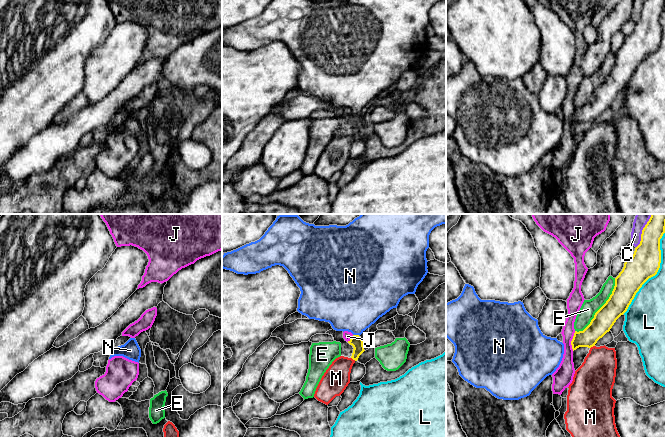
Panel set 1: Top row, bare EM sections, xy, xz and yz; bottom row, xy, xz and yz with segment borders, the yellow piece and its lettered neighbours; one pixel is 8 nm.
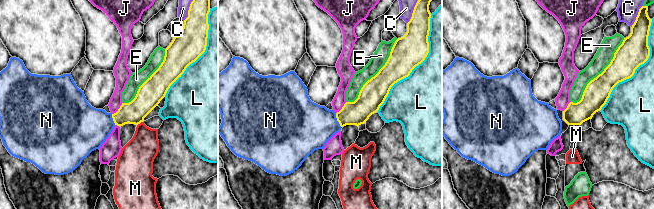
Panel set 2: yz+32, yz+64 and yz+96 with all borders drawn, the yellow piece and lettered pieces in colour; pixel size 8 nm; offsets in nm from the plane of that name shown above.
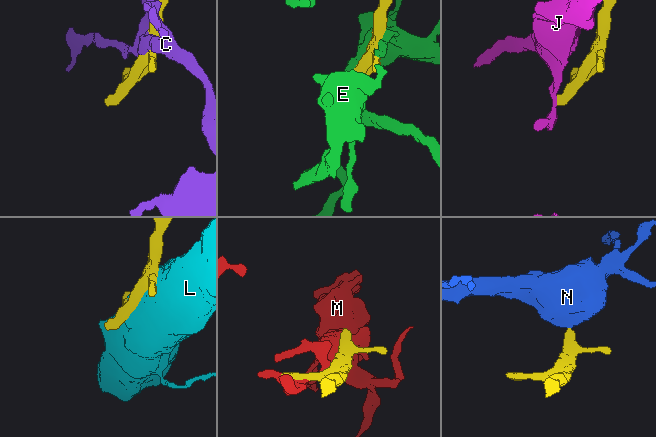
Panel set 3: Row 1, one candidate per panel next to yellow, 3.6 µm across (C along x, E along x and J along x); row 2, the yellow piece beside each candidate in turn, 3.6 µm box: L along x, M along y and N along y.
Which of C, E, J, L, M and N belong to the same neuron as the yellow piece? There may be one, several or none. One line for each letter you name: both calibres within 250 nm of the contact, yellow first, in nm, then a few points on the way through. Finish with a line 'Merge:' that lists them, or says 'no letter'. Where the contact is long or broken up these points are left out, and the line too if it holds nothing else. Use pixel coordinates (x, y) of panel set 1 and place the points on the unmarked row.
N: Thickness 90 nm (yellow) against 440 nm. Path across: xz (356, 117), (356, 111), (353, 80)
Merge: N

